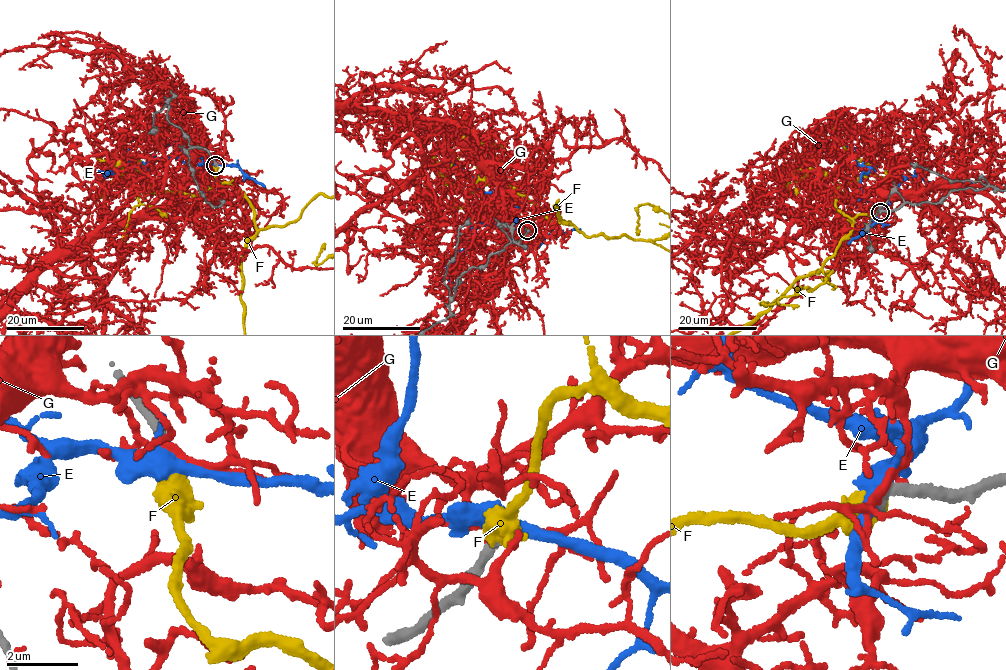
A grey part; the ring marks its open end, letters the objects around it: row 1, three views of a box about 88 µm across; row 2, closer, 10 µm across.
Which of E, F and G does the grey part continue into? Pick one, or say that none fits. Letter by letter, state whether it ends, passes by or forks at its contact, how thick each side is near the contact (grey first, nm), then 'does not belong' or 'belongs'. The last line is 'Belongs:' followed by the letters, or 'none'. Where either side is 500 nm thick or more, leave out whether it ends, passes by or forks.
E: it forks there; 440 nm thick on the grey side, 400 nm on the other; does not belong
F: 420 nm thick on the grey side, 550 nm on the other; belongs
G: it passes by; 460 nm thick on the grey side, 240 nm on the other; does not belong
Belongs: F

